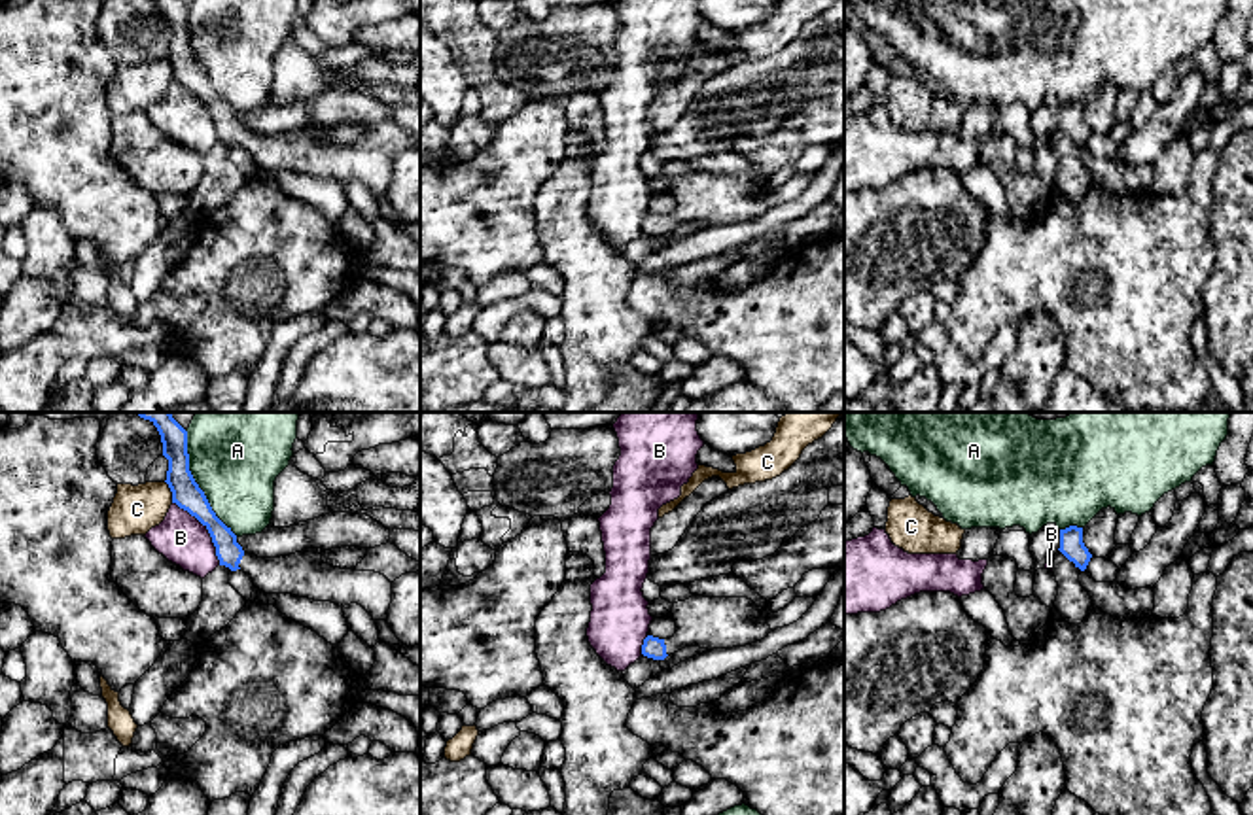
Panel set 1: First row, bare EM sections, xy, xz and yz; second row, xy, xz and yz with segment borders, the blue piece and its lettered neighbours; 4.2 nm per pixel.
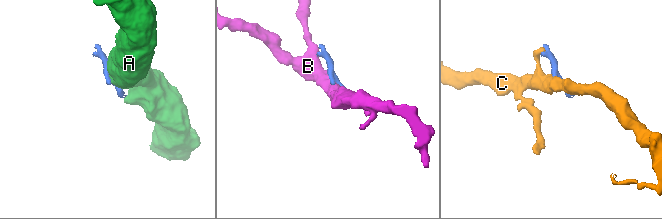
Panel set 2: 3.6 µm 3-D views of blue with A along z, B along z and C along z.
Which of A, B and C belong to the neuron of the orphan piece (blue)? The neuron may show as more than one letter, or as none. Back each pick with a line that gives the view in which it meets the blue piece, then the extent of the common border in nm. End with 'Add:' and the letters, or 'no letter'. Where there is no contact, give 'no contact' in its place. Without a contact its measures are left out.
Add: no letter

